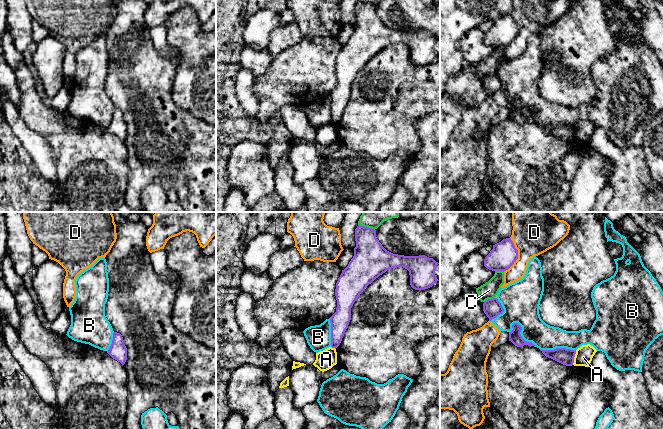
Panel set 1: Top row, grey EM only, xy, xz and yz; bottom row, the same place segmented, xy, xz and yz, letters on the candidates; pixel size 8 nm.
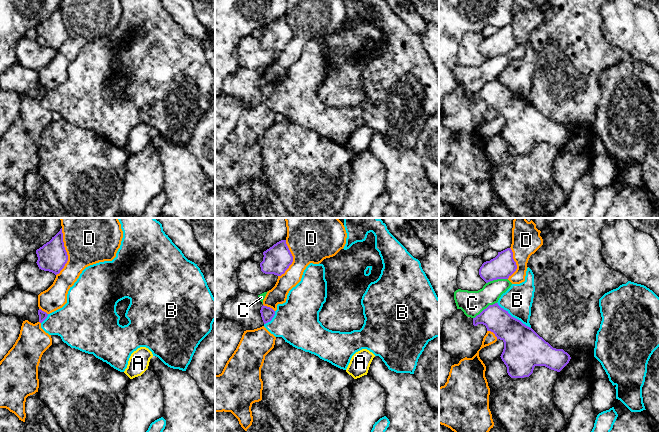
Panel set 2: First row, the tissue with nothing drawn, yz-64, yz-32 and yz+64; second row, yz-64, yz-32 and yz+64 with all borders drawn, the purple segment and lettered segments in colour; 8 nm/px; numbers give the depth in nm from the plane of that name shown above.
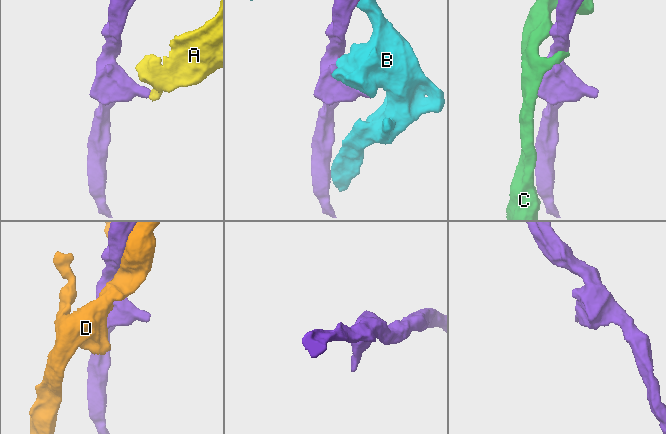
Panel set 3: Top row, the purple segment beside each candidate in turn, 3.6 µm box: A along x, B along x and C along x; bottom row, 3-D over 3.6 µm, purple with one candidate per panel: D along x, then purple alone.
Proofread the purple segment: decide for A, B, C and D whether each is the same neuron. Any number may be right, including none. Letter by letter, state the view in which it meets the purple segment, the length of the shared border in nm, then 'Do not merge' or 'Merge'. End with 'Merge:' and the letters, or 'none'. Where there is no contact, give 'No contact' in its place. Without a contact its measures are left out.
A: Touches purple in yz. Shared border 120 nm. Do not merge
B: Touches purple in yz. Shared border 260 nm. Do not merge
C: Touches purple in yz. Shared border 100 nm. Do not merge
D: Touches purple in yz. Shared border 280 nm. Do not merge
Merge: none

